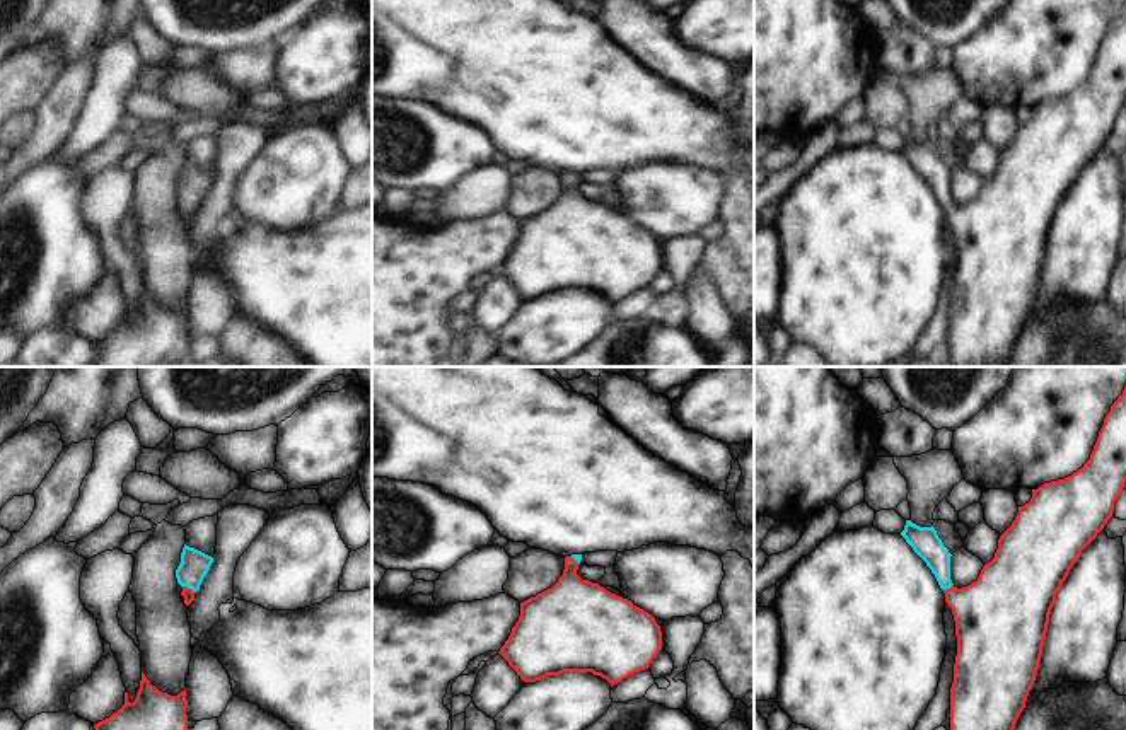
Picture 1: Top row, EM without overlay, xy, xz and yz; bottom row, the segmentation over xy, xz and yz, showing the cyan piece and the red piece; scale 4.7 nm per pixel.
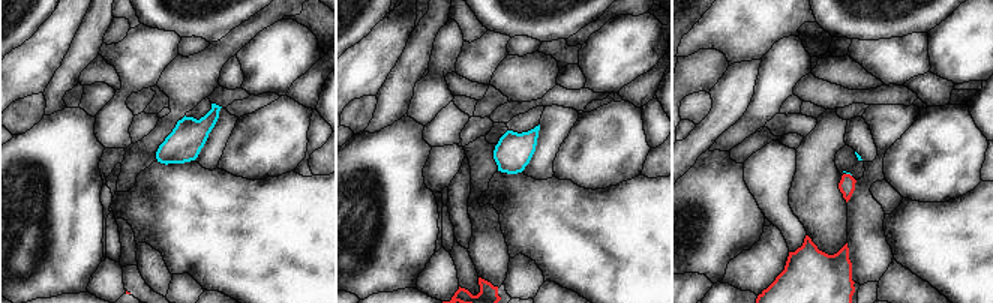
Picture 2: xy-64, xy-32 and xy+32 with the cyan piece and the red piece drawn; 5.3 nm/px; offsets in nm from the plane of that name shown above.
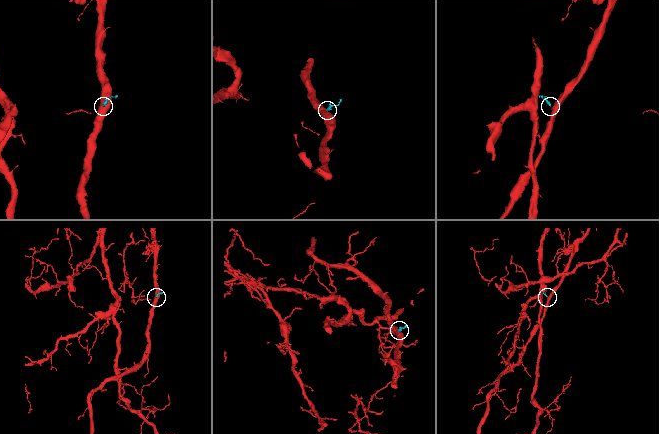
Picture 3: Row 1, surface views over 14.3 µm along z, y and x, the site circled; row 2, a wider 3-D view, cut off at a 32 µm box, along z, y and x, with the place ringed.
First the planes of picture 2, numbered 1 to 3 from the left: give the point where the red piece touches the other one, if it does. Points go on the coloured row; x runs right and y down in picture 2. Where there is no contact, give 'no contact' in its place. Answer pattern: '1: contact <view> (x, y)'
1: no contact
2: no contact
3: contact xy+32 (849, 173)

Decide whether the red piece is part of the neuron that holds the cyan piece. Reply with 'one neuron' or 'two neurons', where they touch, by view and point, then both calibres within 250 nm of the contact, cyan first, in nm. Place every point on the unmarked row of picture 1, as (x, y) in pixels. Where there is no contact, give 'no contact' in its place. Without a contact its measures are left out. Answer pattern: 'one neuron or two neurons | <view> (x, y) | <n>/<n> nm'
one neuron | xy (190, 205) | 140/60 nm

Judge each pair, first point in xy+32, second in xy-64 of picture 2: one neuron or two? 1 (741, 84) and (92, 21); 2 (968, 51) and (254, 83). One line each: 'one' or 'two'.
1: one
2: one

